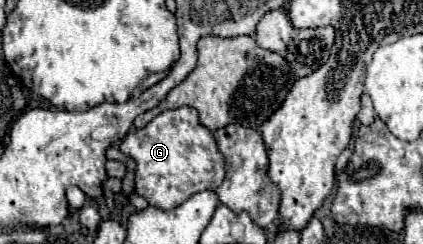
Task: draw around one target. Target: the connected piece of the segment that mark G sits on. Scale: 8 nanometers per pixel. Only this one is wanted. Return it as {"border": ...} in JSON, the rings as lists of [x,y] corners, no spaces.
{"border":[[[182,106],[164,110],[148,126],[128,132],[120,142],[120,152],[136,162],[134,188],[150,206],[170,210],[202,190],[216,190],[226,176],[226,160],[218,150],[214,134],[200,124],[198,110]]]}

